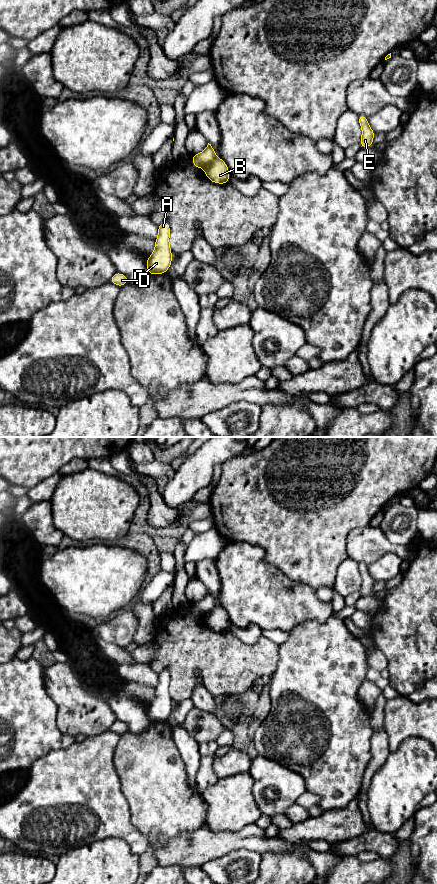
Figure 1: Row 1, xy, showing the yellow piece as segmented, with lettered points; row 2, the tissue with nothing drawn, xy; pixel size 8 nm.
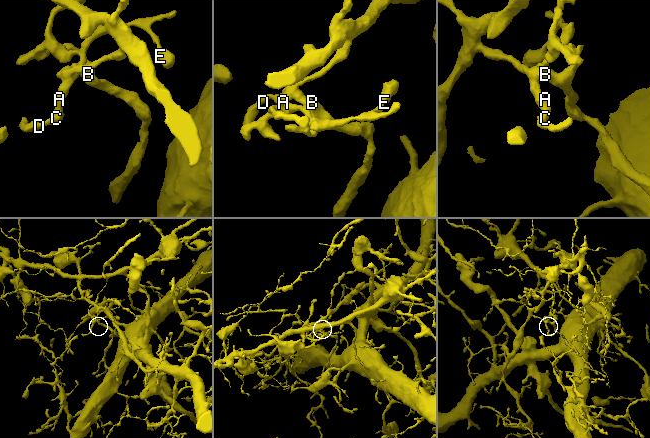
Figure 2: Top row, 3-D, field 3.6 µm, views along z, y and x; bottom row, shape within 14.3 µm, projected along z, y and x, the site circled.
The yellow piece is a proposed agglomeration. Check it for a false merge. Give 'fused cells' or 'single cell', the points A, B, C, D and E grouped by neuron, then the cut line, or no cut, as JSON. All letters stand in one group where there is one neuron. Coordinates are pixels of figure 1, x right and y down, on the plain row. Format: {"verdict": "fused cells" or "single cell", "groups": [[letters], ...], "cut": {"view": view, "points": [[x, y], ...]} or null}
{"verdict": "fused cells", "groups": [["A", "C", "D", "E"], ["B"]], "cut": {"view": "xy", "points": [[216, 605], [204, 616]]}}

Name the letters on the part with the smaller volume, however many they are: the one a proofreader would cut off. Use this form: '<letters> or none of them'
A, C, D, E

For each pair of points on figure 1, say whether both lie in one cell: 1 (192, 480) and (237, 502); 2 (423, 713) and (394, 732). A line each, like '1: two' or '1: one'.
1: two
2: one

